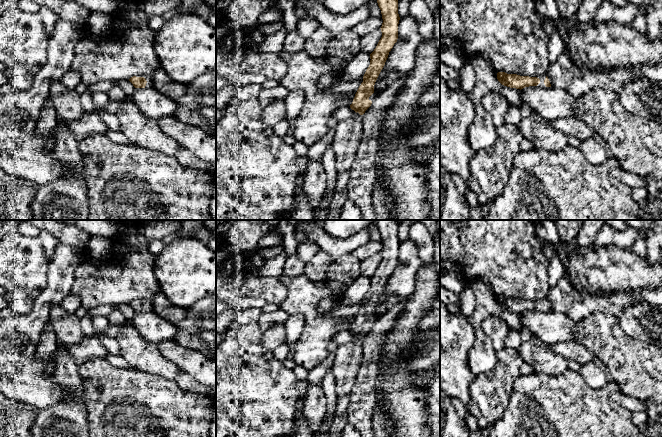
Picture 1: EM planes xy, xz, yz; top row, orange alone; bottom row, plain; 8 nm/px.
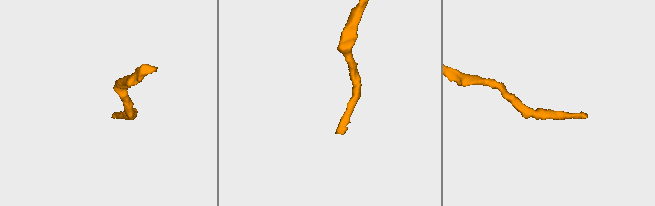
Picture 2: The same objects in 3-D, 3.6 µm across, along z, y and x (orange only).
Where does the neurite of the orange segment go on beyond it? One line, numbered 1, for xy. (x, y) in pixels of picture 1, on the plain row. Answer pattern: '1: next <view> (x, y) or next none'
1: next xy (149, 307)

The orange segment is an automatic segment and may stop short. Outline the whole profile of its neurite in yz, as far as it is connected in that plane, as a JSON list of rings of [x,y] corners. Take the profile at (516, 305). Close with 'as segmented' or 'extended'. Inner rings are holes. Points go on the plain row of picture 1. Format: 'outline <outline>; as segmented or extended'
outline [[[498,296],[497,303],[504,310],[520,314],[529,310],[537,310],[545,313],[551,311],[550,305],[545,298],[539,301],[529,301]]]; extended

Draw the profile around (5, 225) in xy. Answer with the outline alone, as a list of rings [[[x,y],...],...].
[[[0,220],[0,243],[2,238],[11,230],[17,230],[21,222],[25,220]]]

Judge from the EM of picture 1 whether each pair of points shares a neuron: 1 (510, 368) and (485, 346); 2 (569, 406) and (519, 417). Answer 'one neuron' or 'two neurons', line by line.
1: two neurons
2: one neuron

